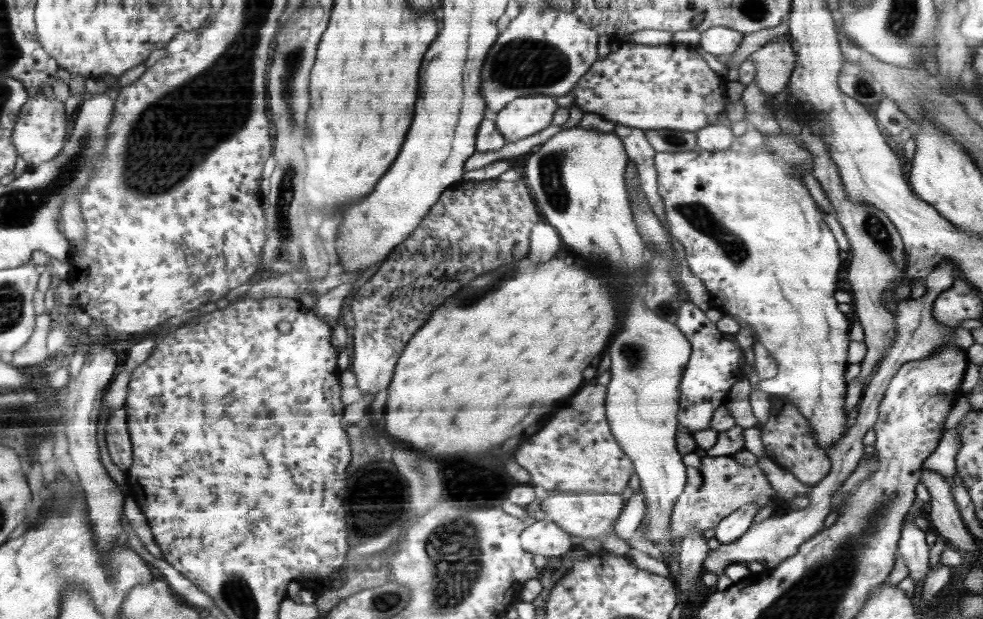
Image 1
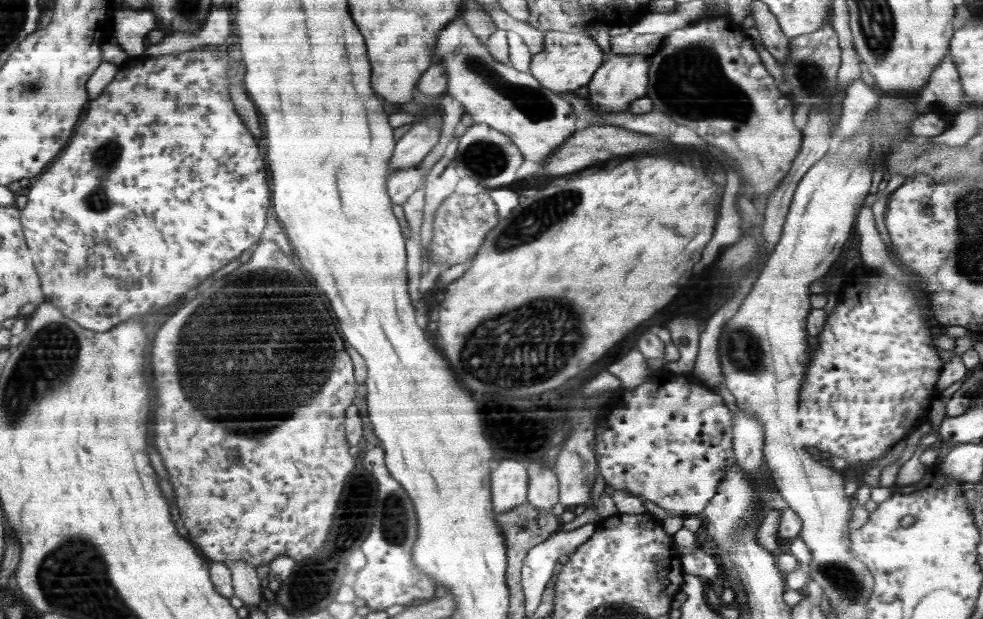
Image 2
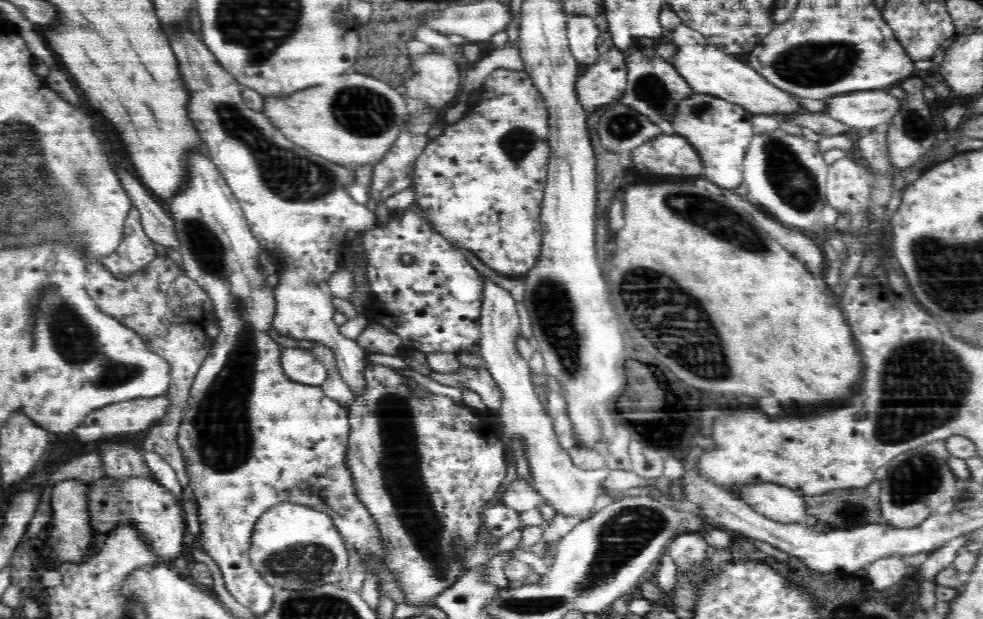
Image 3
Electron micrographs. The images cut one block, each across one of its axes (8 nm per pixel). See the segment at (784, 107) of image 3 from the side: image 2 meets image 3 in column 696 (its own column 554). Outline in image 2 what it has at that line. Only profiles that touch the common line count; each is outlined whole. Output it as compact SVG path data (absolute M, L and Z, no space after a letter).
M584 30L577 32L550 31L545 33L545 45L541 52L532 55L529 73L540 85L554 93L574 92L591 83L595 73L604 63L604 53L598 40L590 38Z

